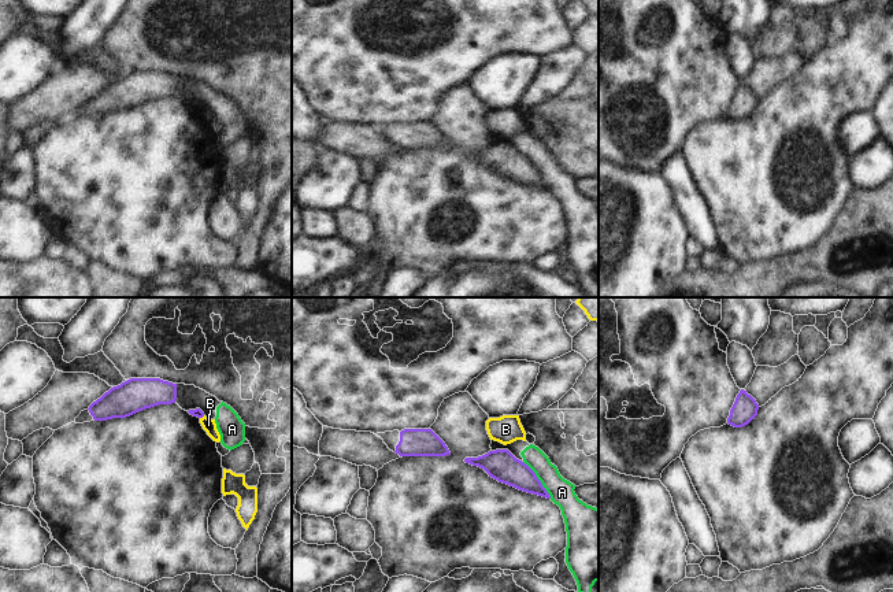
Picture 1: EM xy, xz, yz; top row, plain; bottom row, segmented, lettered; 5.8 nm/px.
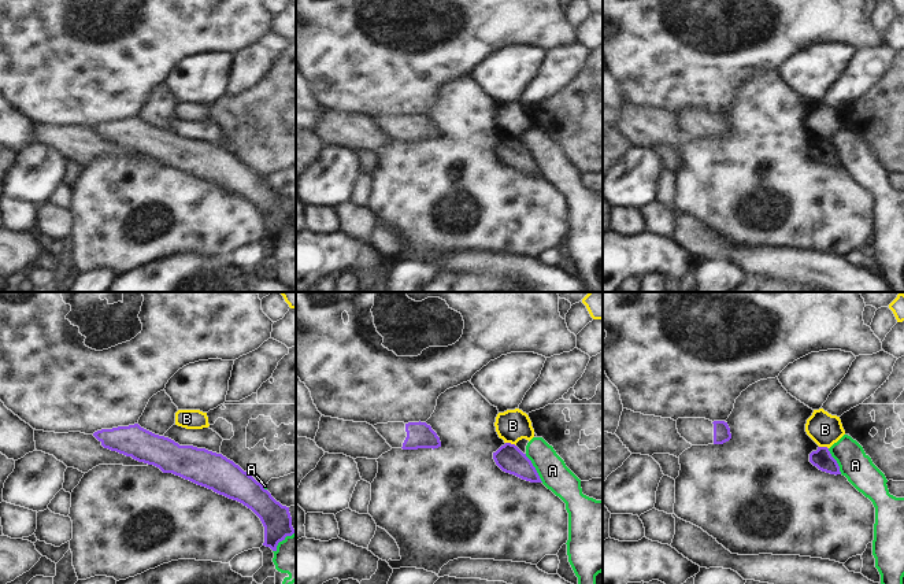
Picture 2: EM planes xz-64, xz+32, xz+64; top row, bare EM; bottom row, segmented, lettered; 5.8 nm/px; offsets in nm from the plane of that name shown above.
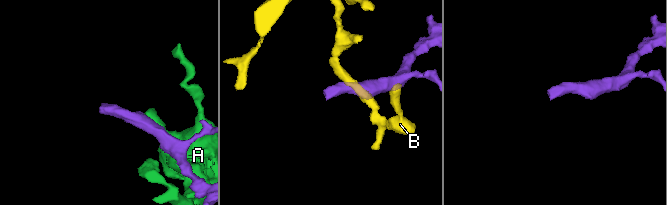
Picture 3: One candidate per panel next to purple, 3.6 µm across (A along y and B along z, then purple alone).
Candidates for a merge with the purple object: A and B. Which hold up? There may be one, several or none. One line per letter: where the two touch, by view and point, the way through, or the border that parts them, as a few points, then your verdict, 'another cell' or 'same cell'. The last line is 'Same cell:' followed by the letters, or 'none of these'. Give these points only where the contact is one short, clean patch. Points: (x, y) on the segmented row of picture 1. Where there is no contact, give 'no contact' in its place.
A: xz (538, 480) | another cell
B: xy (202, 417) | along xy (204, 415), (200, 418) | another cell
Same cell: none of these

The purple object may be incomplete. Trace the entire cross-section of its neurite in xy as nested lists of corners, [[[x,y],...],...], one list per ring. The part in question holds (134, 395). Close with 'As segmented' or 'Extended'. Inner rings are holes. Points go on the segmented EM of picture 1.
[[[130,378],[111,388],[88,410],[81,411],[75,423],[126,418],[145,408],[171,404],[177,399],[177,384],[160,378]]]. Extended

